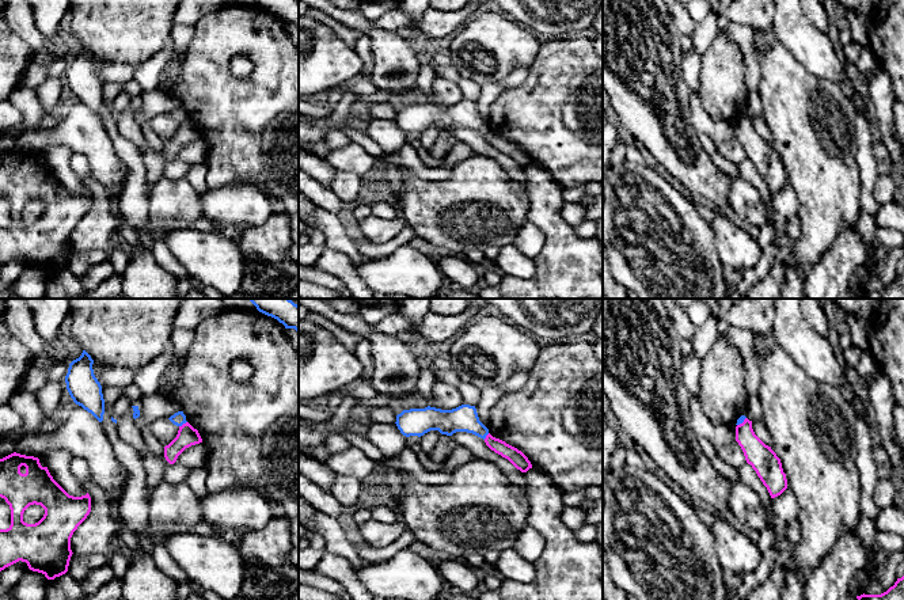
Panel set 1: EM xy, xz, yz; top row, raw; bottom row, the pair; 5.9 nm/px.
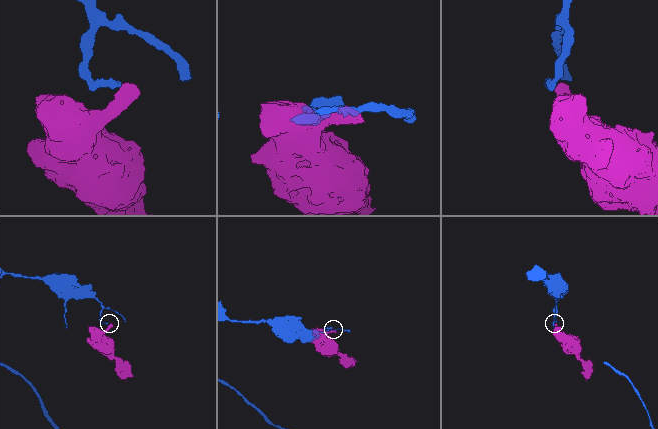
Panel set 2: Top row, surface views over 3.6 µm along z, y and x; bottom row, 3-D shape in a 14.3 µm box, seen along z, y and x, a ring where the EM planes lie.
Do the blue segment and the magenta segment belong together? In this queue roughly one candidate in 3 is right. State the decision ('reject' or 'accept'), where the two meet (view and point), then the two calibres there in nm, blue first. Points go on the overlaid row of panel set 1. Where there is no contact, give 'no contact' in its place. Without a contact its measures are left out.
reject | xy (182, 424) | 80/120 nm

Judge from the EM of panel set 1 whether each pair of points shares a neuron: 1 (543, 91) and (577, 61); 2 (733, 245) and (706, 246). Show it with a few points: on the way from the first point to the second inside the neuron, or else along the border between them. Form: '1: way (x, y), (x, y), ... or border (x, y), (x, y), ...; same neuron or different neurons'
1: way (554, 91), (576, 72); same neuron
2: border (709, 223), (713, 231), (714, 249), (722, 268); different neurons

